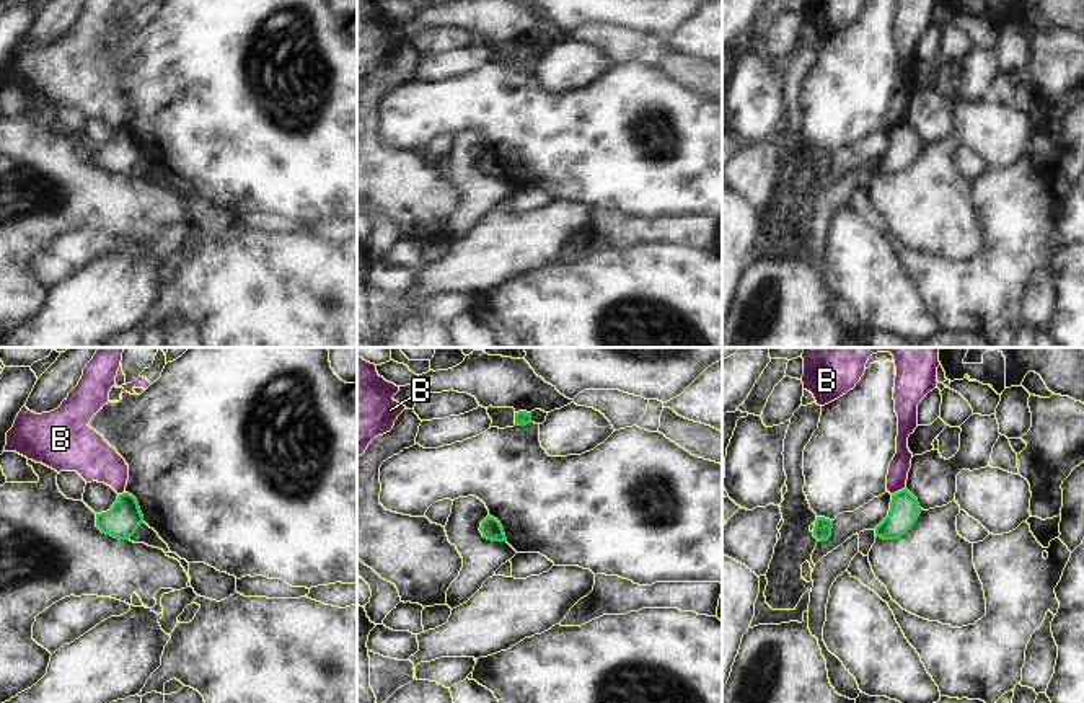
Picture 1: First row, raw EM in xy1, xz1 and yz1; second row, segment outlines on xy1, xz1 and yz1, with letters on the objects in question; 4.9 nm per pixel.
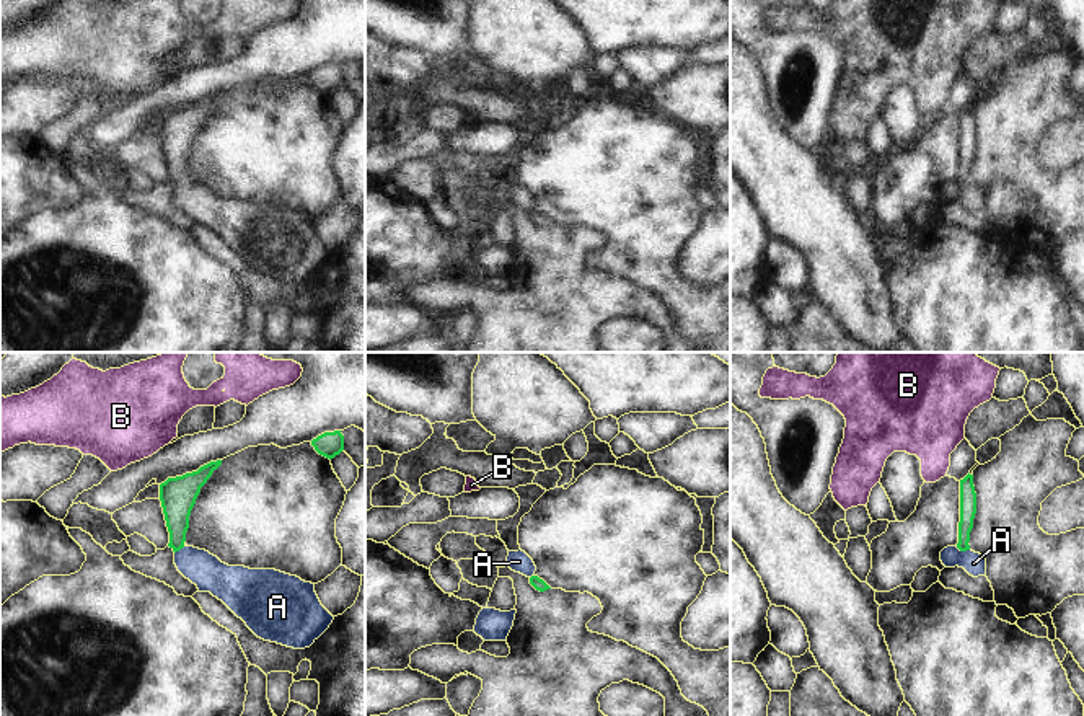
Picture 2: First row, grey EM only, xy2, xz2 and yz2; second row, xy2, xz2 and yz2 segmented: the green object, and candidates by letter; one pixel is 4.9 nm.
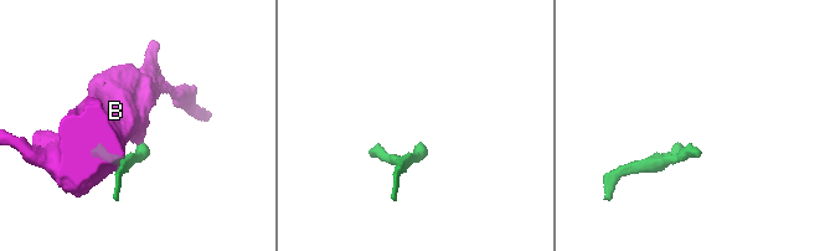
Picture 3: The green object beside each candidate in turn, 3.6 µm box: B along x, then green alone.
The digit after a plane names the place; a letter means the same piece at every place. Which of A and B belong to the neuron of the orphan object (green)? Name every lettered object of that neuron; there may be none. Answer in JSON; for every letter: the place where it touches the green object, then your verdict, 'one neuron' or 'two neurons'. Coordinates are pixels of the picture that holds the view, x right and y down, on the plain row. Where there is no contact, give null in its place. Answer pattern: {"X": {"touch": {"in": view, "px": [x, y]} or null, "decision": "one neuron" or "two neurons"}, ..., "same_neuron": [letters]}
{"A": {"touch": {"in": "yz2", "px": [962, 185]}, "decision": "two neurons"}, "B": {"touch": {"in": "yz1", "px": [898, 126]}, "decision": "two neurons"}, "same_neuron": []}

